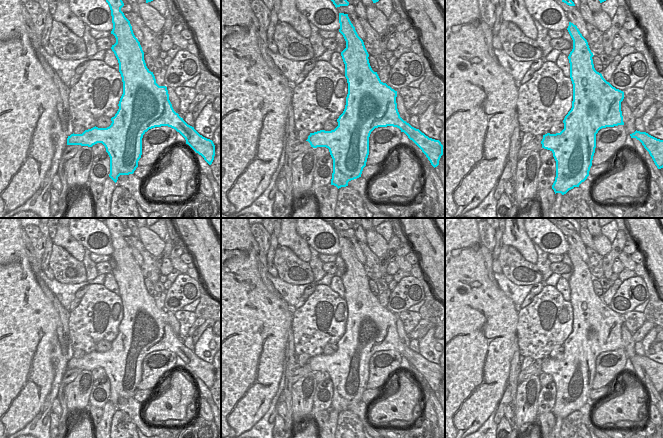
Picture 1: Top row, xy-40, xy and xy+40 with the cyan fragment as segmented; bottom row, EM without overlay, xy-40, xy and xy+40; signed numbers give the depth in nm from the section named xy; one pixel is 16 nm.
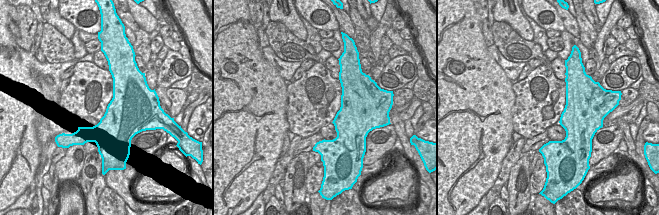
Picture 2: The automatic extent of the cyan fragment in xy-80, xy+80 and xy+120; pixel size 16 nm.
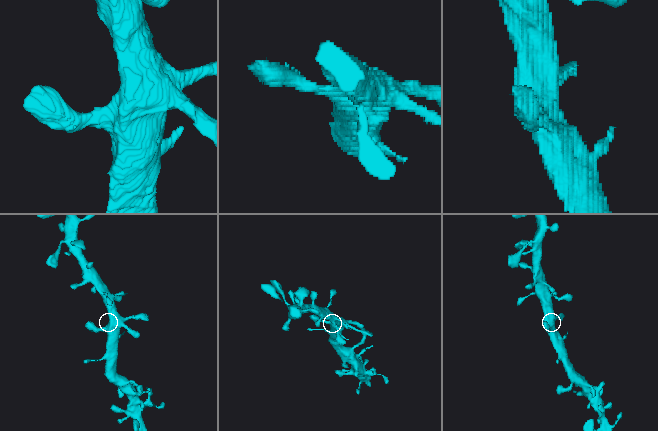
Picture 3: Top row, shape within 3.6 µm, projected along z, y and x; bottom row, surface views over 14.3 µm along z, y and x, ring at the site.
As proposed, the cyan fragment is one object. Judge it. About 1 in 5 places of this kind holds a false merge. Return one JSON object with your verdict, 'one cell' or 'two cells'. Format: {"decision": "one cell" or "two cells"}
{"decision": "one cell"}

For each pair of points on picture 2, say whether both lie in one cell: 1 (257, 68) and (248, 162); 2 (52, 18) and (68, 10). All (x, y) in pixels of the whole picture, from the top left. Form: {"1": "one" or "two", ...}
{"1": "one", "2": "two"}

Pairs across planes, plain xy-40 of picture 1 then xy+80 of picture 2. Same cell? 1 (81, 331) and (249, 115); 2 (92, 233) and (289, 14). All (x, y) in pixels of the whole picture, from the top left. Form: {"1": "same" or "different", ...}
{"1": "different", "2": "different"}

